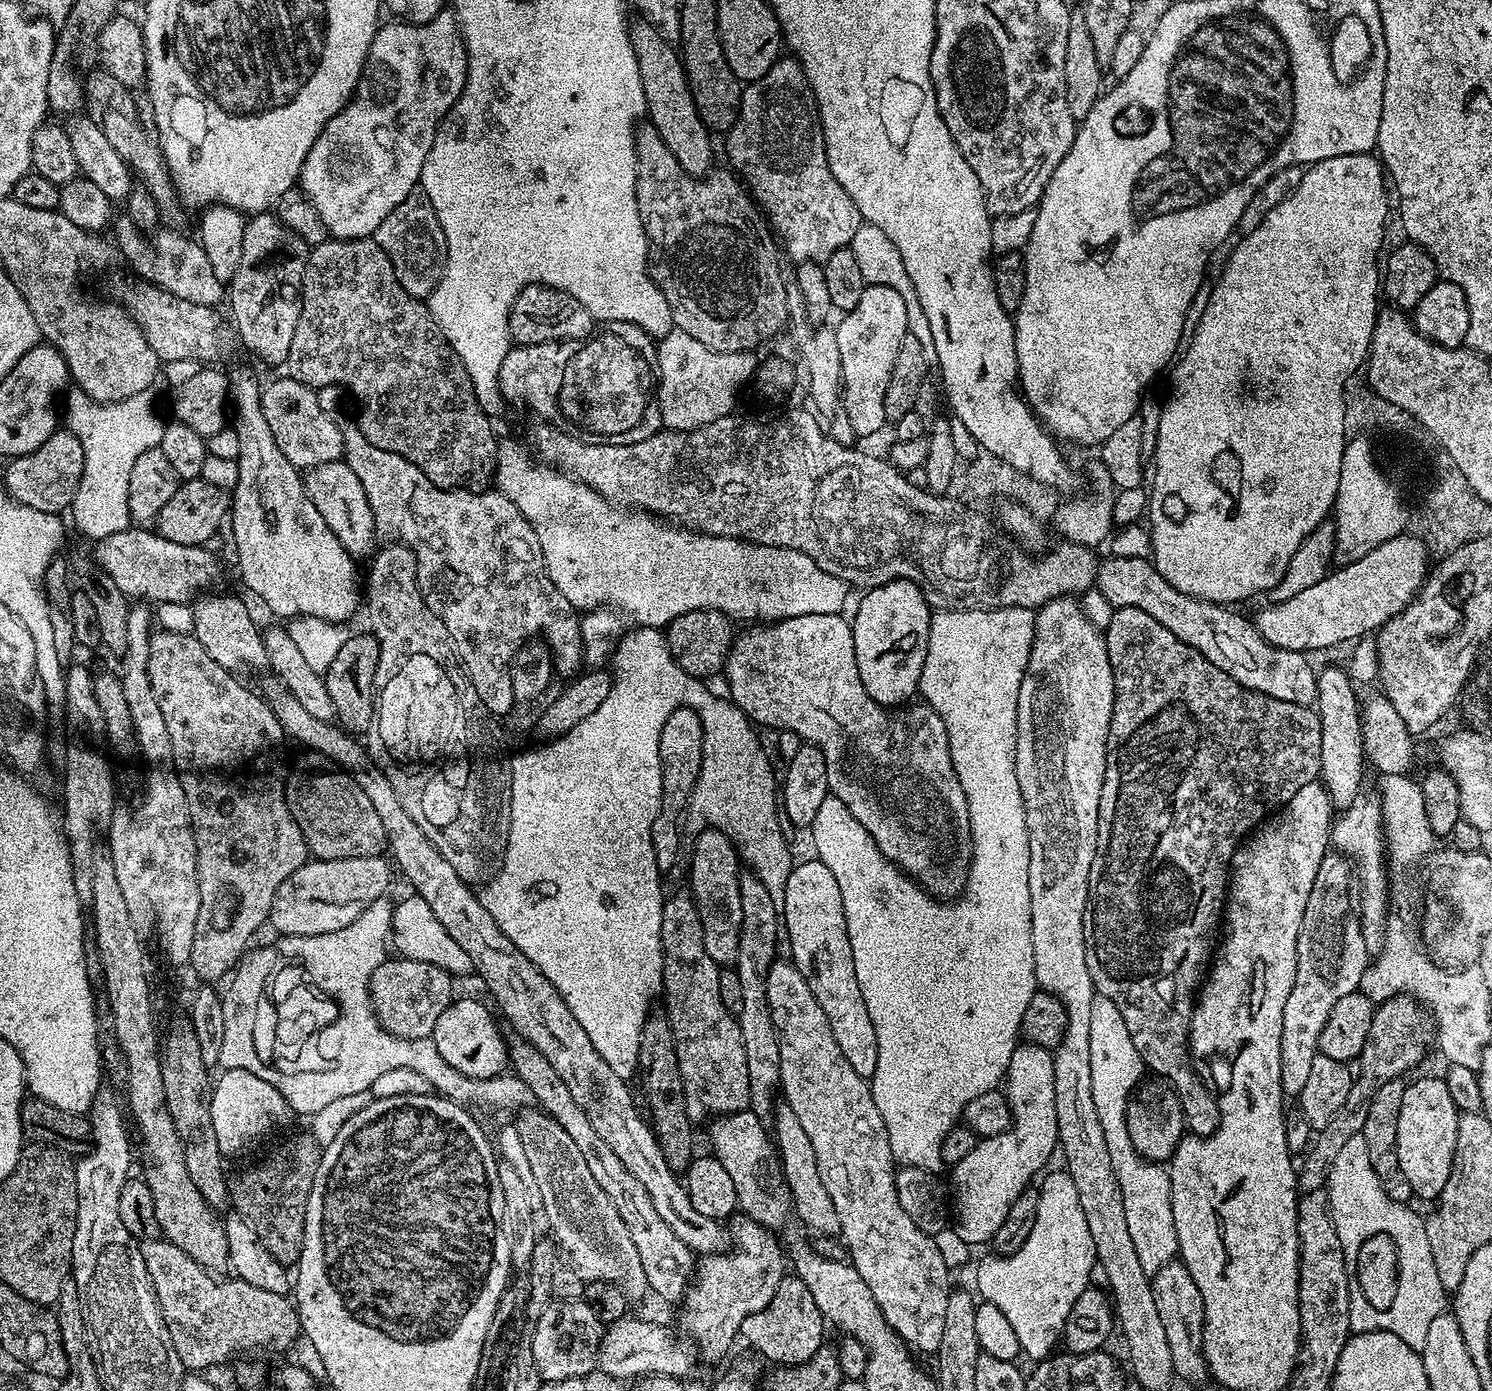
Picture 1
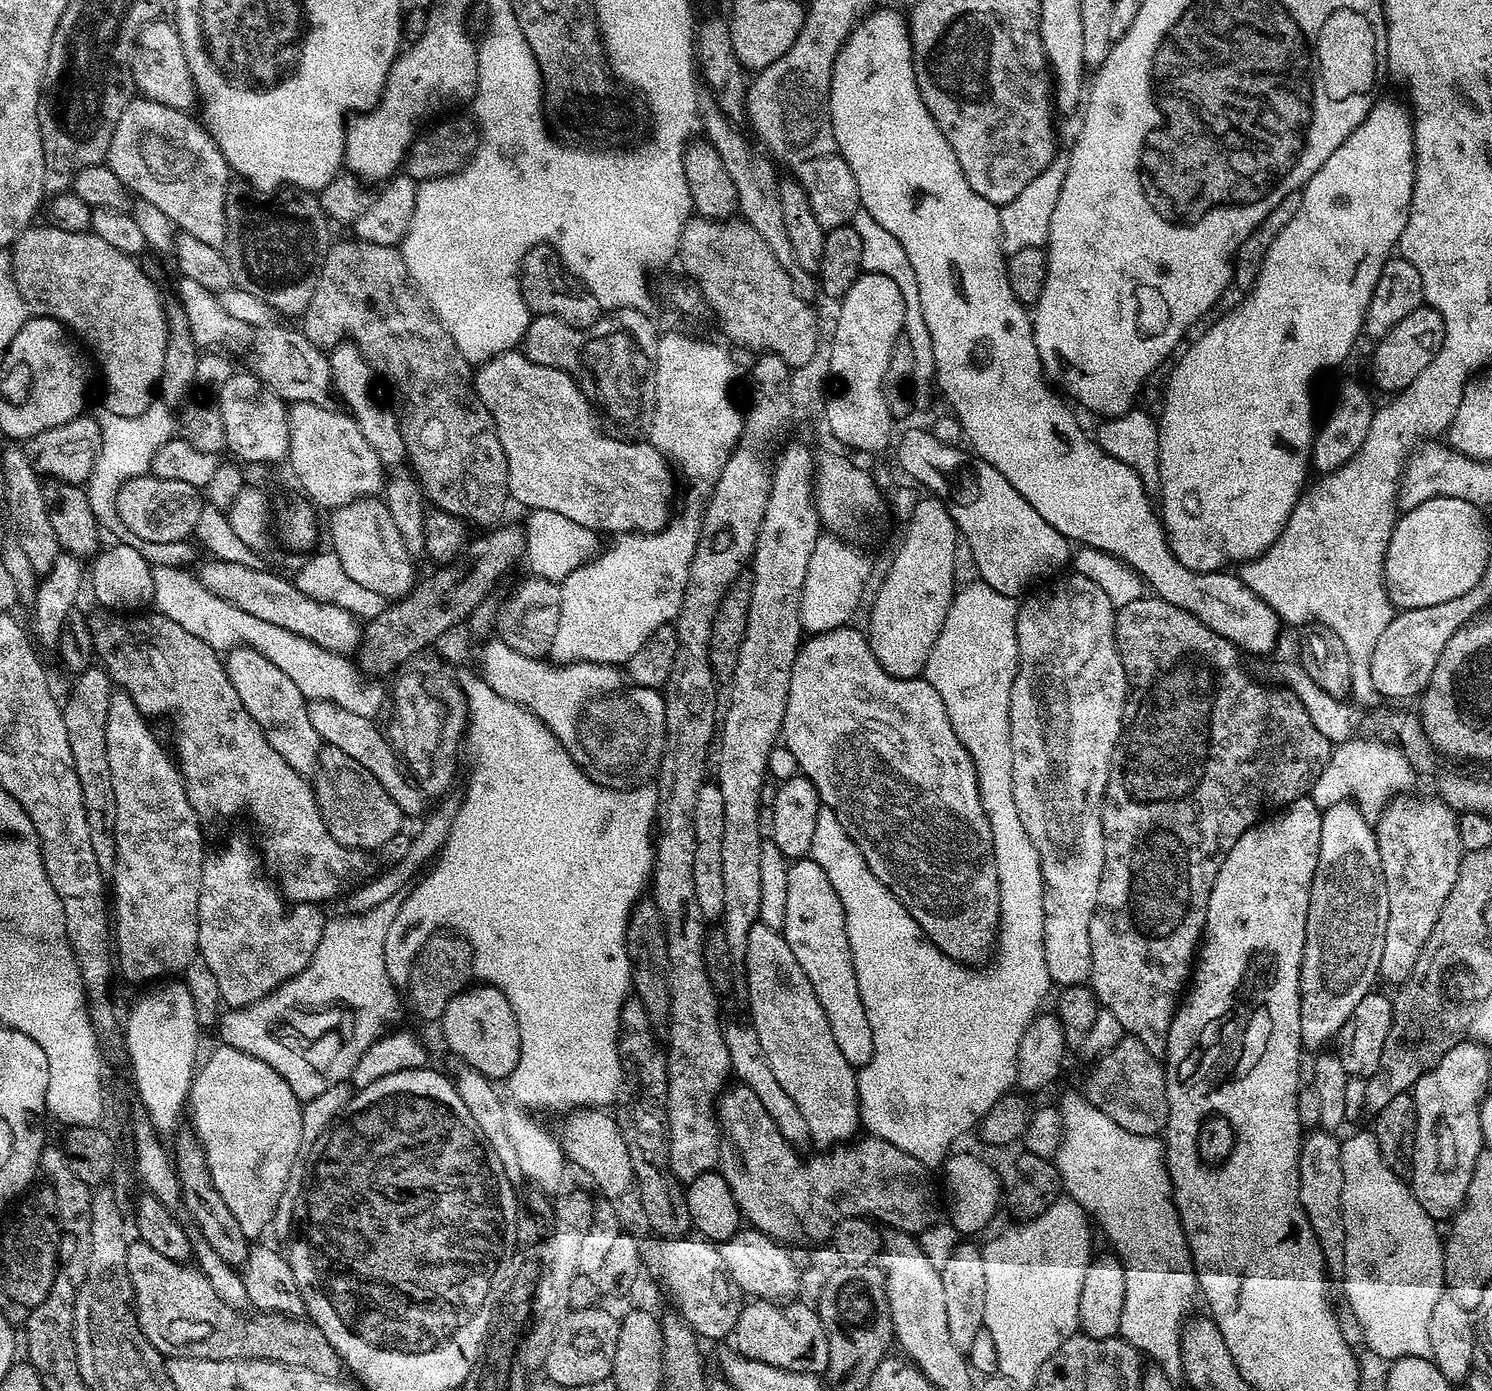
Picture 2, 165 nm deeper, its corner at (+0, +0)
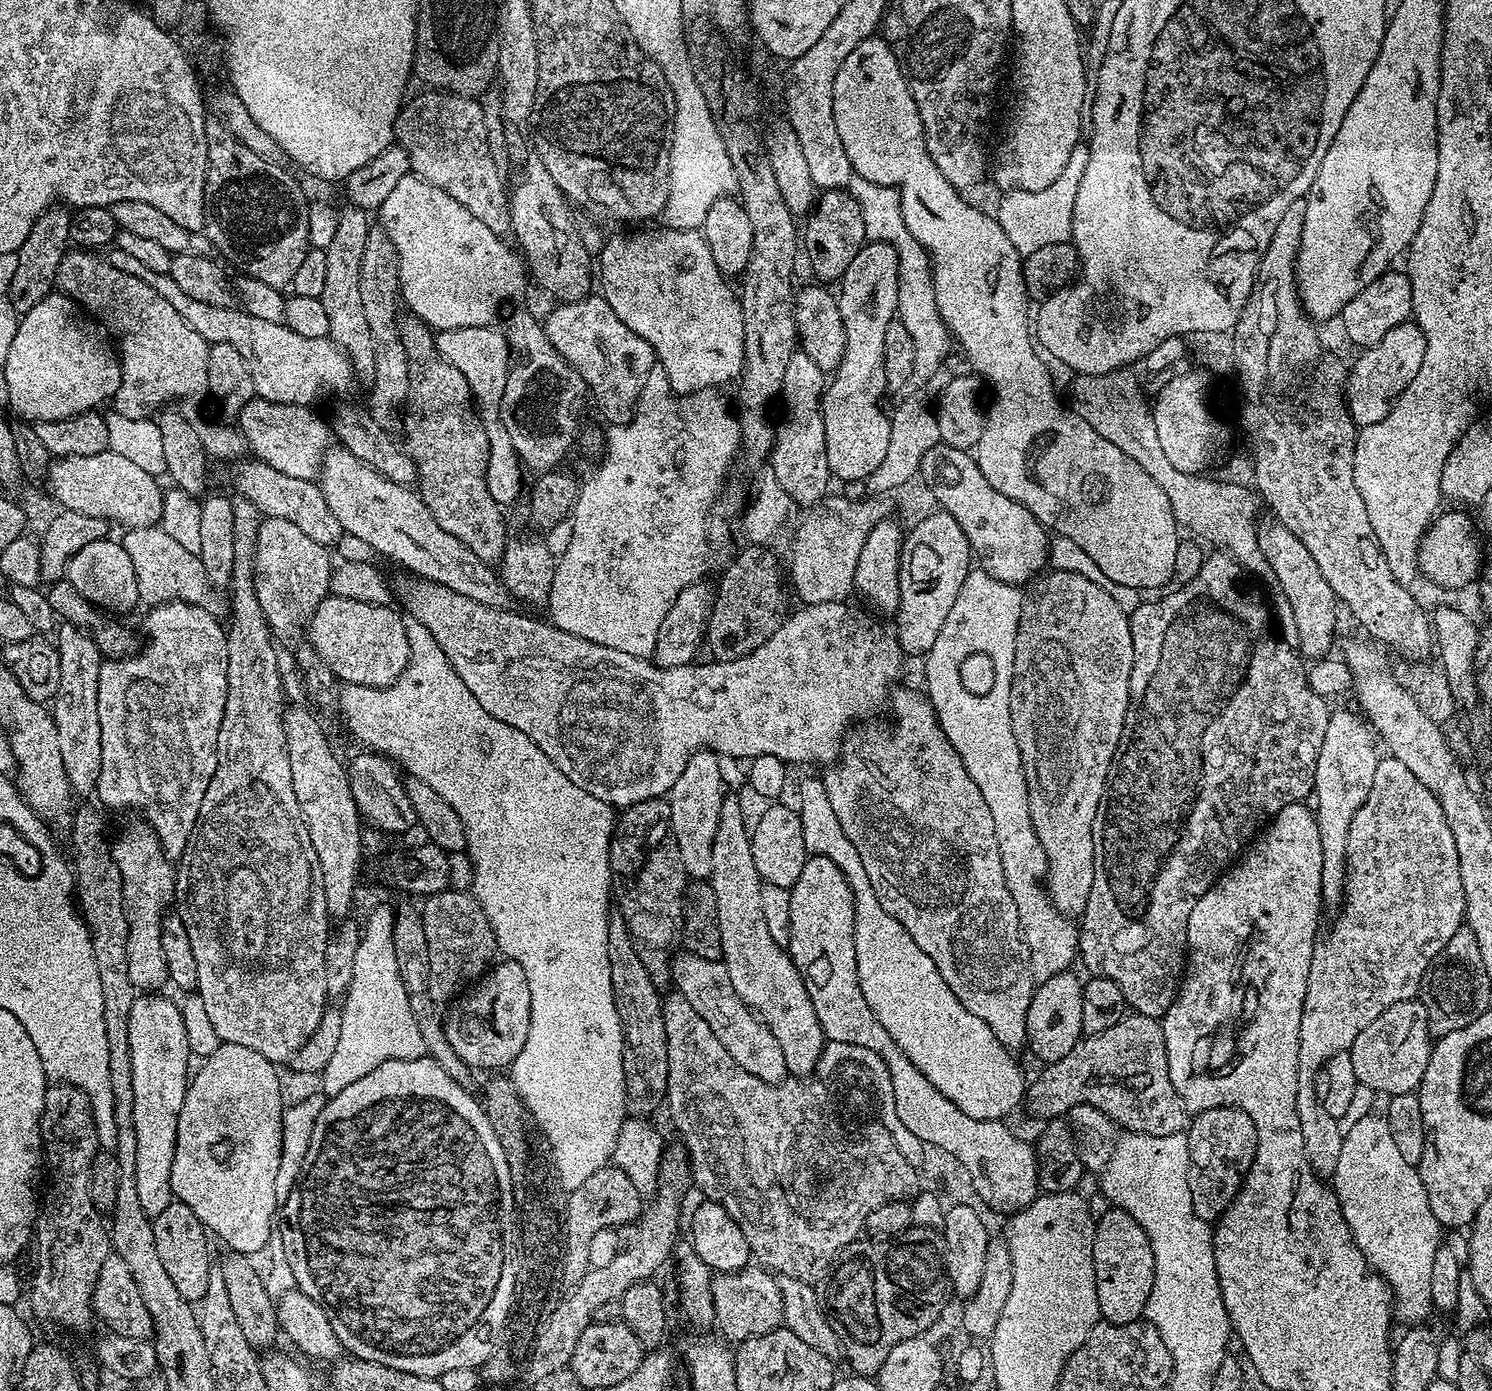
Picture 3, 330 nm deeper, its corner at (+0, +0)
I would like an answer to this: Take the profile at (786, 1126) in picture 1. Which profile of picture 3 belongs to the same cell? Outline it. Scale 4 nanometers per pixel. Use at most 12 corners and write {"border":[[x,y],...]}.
{"border":[[680,954],[675,991],[746,1074],[789,1075],[778,1038],[723,962]]}

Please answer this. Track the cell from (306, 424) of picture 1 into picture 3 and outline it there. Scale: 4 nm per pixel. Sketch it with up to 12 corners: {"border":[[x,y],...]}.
{"border":[[329,447],[318,483],[341,529],[482,606],[513,607],[419,491]]}

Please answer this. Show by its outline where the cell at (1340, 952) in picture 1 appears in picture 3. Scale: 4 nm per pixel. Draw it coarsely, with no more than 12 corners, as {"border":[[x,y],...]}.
{"border":[[1333,711],[1318,750],[1320,895],[1339,905],[1350,822],[1370,794],[1377,741]]}

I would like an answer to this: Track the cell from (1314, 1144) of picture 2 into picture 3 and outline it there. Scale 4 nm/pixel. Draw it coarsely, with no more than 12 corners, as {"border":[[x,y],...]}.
{"border":[[1381,757],[1340,917],[1310,958],[1296,1109],[1330,1178],[1314,1074],[1413,999],[1465,923],[1438,798]]}

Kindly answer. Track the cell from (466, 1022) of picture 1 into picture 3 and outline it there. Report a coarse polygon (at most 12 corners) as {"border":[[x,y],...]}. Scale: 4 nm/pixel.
{"border":[[493,963],[444,1029],[469,1068],[504,1070],[530,1030],[530,982]]}

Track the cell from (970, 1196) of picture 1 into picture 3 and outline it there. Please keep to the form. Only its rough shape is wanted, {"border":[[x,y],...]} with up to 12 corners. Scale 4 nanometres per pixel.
{"border":[[1082,980],[1039,981],[1026,1044],[1040,1062],[1066,1058],[1085,1031]]}

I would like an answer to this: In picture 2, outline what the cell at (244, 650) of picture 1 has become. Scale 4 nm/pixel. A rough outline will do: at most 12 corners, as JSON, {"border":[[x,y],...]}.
{"border":[[231,649],[223,661],[266,742],[315,773],[322,741],[309,701],[270,658]]}

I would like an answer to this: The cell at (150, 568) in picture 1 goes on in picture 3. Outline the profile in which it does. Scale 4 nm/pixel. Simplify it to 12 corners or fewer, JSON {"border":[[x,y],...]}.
{"border":[[329,594],[307,643],[337,681],[388,688],[410,659],[393,608]]}

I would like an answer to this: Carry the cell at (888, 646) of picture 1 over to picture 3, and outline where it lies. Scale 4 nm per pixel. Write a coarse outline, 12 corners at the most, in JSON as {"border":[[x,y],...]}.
{"border":[[943,510],[900,549],[894,635],[927,654],[973,552]]}

